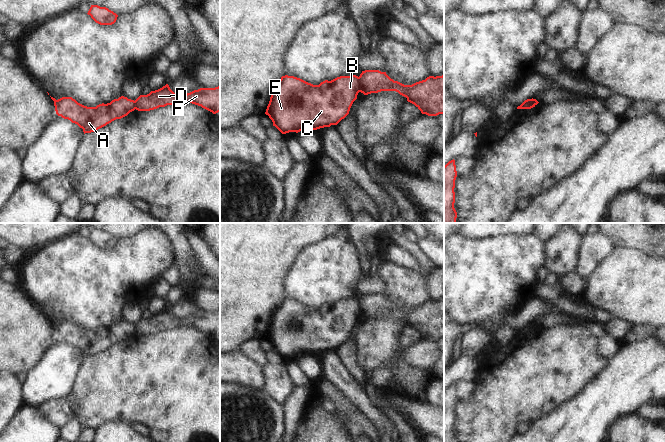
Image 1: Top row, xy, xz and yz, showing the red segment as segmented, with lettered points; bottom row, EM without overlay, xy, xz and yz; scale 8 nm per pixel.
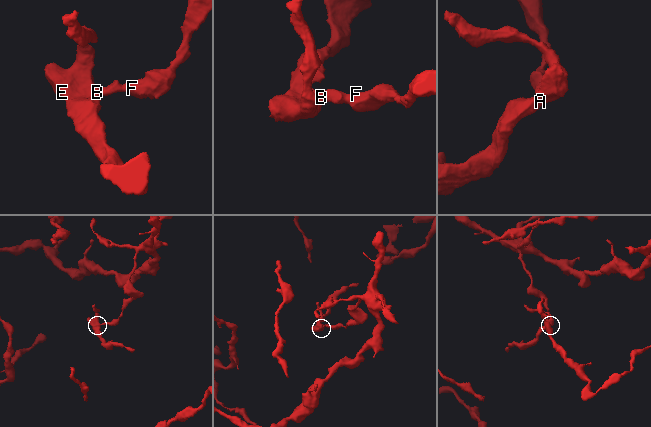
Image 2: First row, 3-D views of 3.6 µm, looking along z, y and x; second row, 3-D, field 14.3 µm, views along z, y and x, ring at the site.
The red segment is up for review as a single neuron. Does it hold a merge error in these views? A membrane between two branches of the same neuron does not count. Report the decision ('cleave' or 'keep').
cleave

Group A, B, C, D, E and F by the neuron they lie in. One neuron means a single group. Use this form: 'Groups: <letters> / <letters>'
Groups: A B C E / D F.

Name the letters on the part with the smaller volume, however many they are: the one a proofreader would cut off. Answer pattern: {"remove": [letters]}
{"remove": ["A", "B", "C", "E"]}

